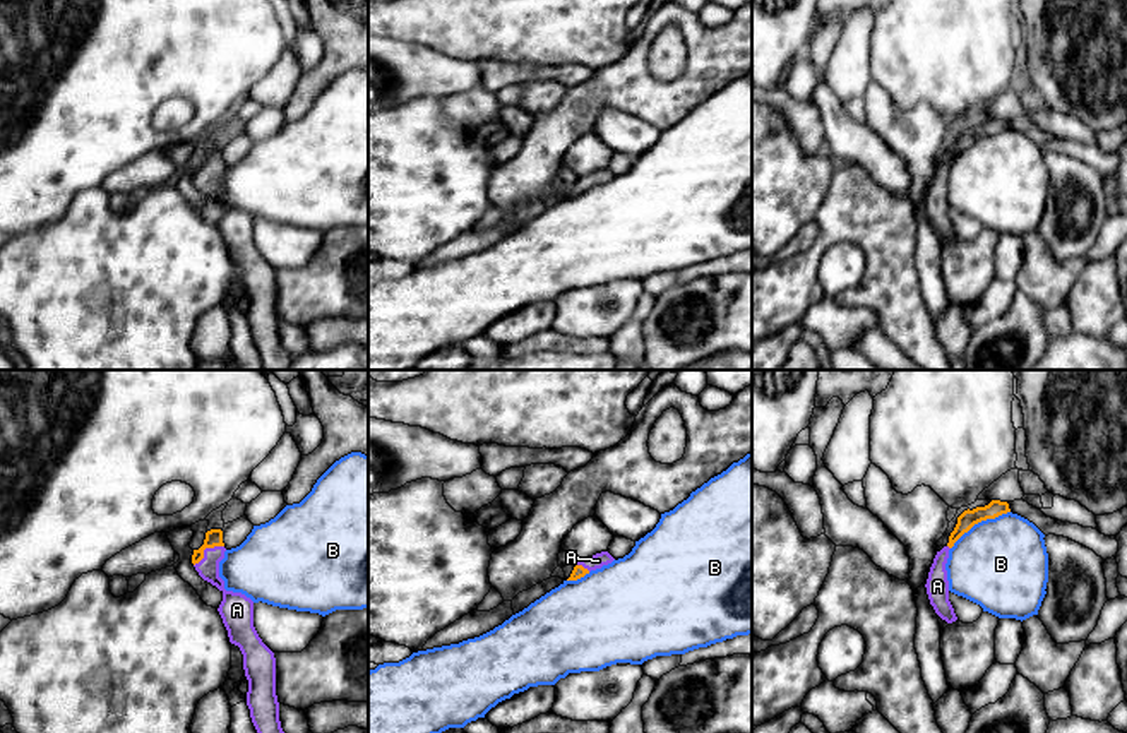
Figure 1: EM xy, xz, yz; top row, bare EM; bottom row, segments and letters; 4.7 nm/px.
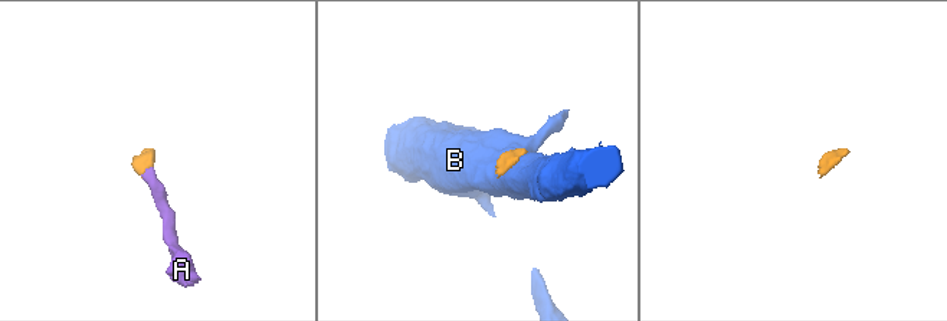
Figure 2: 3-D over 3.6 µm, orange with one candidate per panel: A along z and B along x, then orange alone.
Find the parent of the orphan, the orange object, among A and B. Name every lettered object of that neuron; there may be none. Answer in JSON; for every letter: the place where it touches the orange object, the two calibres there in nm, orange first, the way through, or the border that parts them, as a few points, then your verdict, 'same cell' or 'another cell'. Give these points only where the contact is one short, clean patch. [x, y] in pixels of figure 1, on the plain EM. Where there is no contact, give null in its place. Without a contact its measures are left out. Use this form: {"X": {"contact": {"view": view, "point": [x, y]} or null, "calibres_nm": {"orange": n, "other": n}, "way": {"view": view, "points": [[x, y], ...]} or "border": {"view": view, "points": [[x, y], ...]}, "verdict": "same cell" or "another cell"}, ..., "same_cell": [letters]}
{"A": {"contact": {"view": "xy", "point": [206, 163]}, "calibres_nm": {"orange": 80, "other": 100}, "way": {"view": "xy", "points": [[214, 153], [206, 163], [208, 184]]}, "verdict": "same cell"}, "B": {"contact": {"view": "yz", "point": [978, 137]}, "calibres_nm": {"orange": 80, "other": 440}, "border": {"view": "yz", "points": [[1009, 127], [975, 139], [951, 165]]}, "verdict": "another cell"}, "same_cell": ["A"]}

